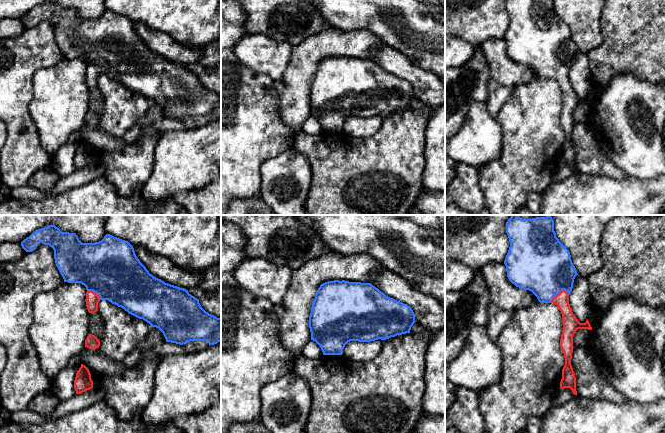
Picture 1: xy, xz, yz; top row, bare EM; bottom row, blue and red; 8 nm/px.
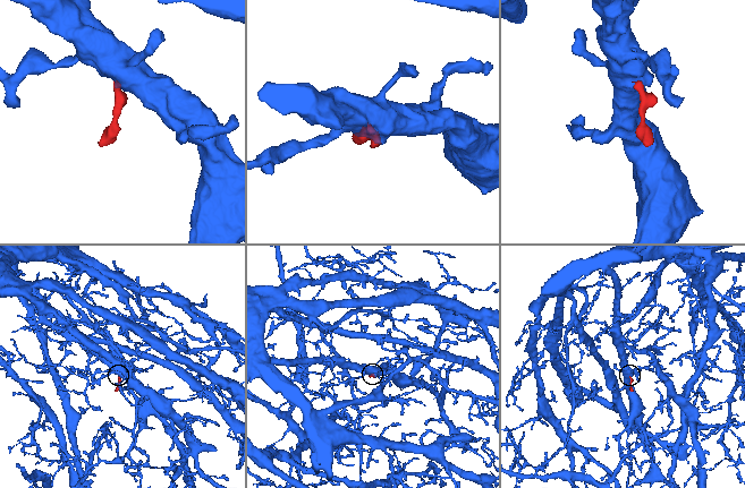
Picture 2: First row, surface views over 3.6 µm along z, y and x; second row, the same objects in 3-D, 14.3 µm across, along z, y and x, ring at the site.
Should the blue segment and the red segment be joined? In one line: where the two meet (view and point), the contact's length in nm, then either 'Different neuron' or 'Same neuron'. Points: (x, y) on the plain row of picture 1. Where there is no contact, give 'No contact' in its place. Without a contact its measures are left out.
Touches blue at yz (558, 69). Shared border 170 nm. Same neuron

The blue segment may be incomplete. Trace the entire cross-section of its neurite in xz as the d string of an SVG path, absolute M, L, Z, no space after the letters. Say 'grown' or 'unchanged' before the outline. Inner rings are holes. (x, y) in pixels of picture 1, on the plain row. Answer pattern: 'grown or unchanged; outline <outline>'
unchanged; outline M345 56L321 60L309 92L311 116L320 122L323 131L342 131L345 121L350 117L386 116L410 109L415 98L415 90L407 80L386 72L371 59Z

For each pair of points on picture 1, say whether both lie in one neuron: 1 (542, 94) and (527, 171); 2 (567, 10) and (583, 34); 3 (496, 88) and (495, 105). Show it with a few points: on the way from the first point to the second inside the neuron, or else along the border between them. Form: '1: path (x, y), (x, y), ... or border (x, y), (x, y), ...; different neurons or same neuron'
1: path (532, 113), (531, 152); same neuron
2: path (573, 16), (583, 28); same neuron
3: path (496, 92), (495, 101); same neuron

